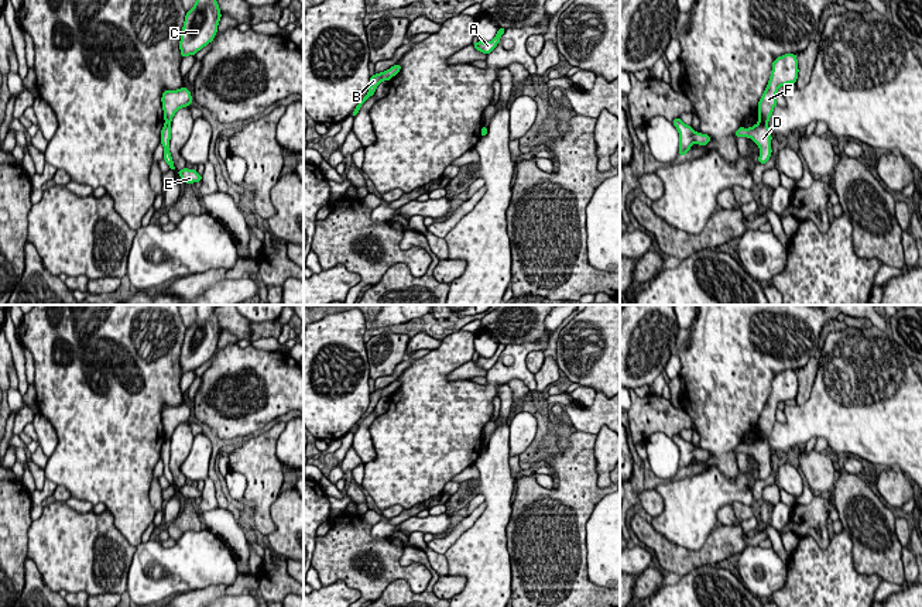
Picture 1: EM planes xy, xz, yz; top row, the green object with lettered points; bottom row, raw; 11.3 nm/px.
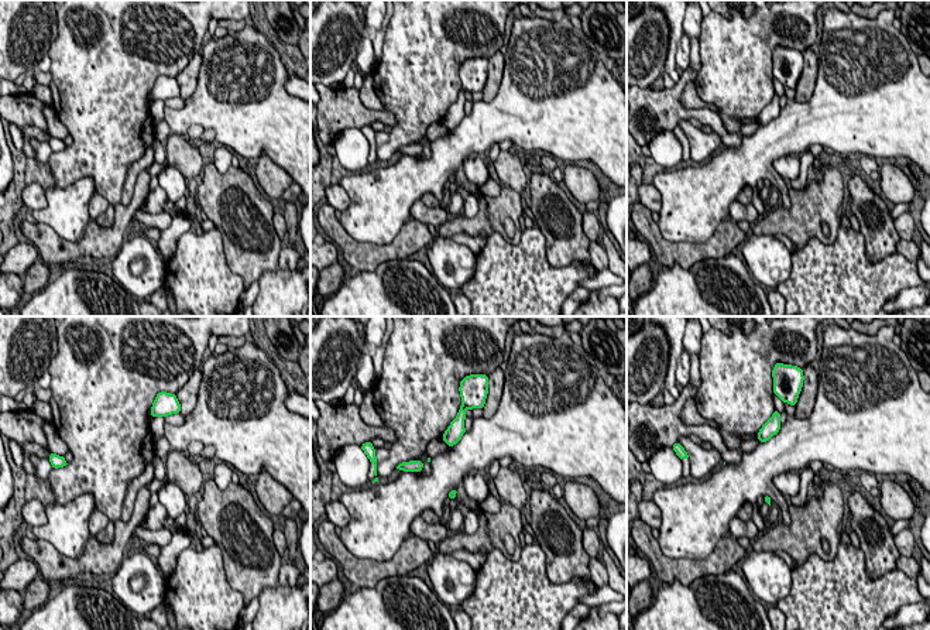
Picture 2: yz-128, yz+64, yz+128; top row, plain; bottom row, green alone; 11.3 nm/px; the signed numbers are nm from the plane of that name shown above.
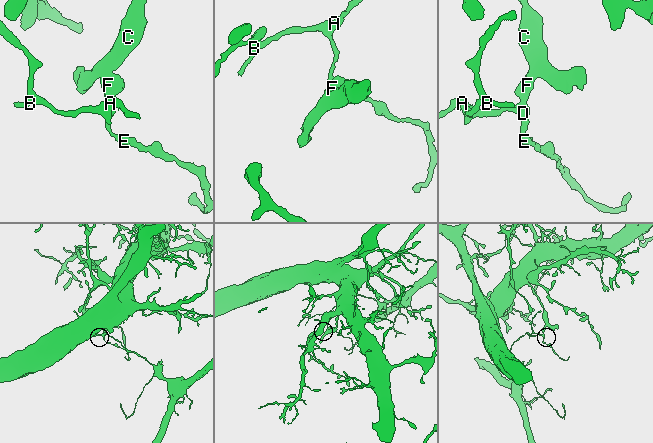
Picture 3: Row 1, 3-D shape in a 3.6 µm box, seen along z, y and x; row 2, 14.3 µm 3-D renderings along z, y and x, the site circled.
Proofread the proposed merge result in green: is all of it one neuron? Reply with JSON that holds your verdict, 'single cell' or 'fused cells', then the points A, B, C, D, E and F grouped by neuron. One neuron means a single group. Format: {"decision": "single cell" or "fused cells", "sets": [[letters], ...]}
{"decision": "fused cells", "sets": [["A", "B", "D", "E"], ["C", "F"]]}

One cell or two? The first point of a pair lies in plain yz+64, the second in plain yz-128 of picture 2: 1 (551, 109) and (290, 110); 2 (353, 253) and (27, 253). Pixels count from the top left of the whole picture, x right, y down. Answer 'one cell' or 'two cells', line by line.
1: one cell
2: two cells

